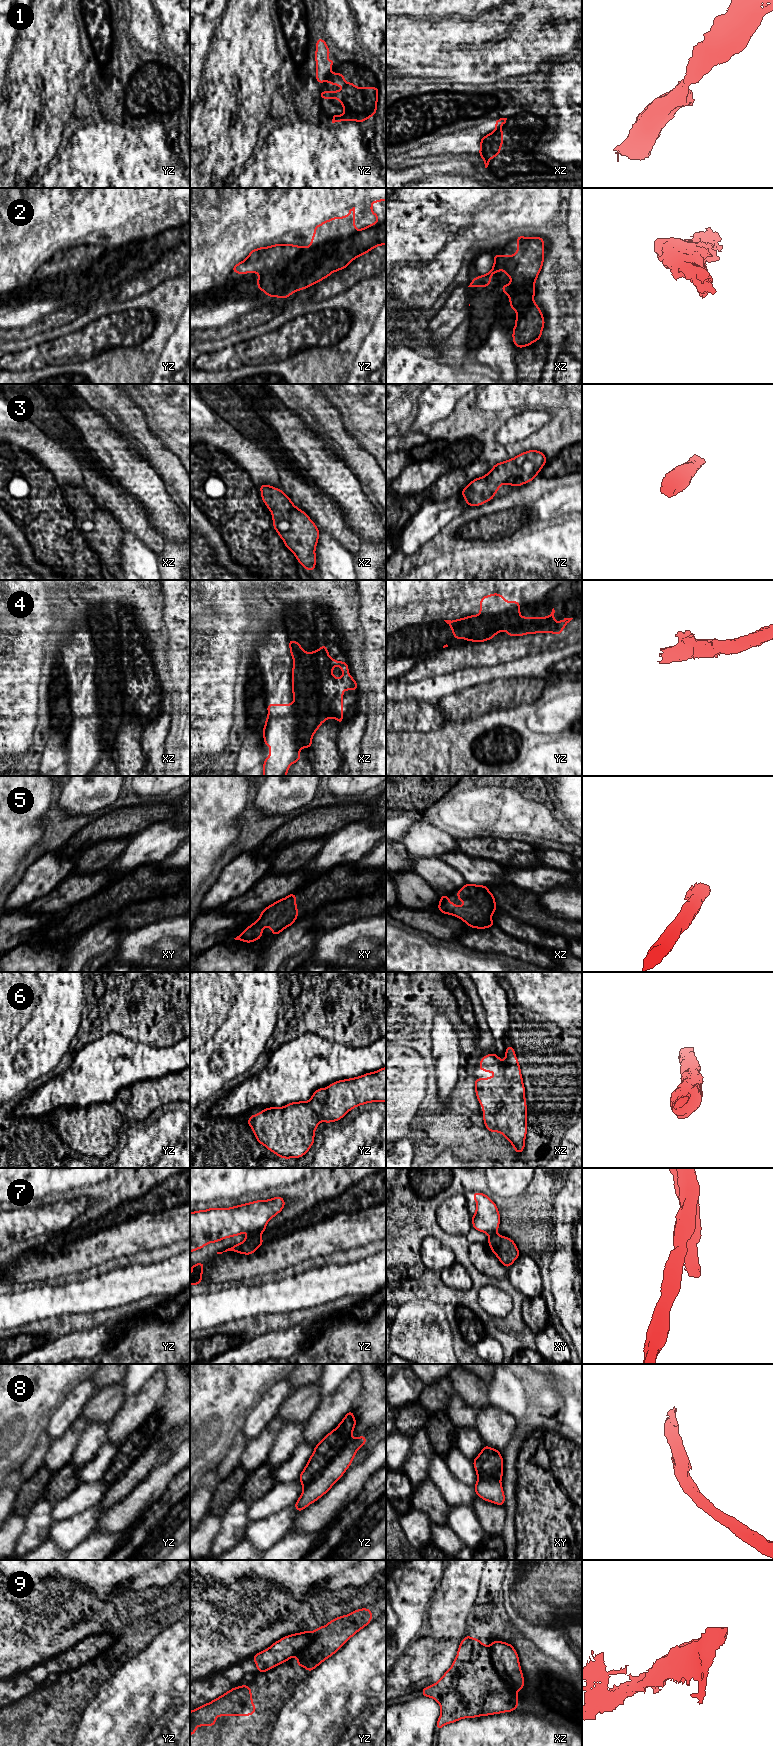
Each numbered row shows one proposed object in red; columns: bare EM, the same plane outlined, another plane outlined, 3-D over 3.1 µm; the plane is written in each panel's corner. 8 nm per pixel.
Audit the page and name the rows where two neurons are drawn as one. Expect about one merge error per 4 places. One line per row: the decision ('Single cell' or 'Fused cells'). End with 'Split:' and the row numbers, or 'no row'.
1: Fused cells
2: Fused cells
3: Single cell
4: Fused cells
5: Single cell
6: Single cell
7: Fused cells
8: Fused cells
9: Fused cells
Split: 1, 2, 4, 7, 8, 9

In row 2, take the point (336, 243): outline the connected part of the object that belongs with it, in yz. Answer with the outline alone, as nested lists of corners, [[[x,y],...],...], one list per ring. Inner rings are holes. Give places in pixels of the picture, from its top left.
[[[386,199],[370,200],[370,205],[369,212],[376,215],[378,220],[363,229],[355,229],[355,207],[353,207],[349,210],[348,215],[333,217],[315,226],[314,235],[308,247],[295,244],[274,244],[269,247],[252,249],[247,258],[237,263],[230,271],[243,275],[250,272],[259,273],[257,288],[268,297],[276,297],[277,282],[272,279],[273,274],[291,264],[300,264],[305,272],[297,275],[297,280],[300,282],[299,290],[309,288],[329,277],[333,272],[343,270],[354,259],[370,252],[373,248],[386,245]]]

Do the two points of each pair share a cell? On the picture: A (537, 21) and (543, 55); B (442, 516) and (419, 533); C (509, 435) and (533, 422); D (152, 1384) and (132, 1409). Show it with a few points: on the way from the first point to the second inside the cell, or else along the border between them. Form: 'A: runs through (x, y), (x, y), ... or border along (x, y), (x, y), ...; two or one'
A: runs through (545, 29), (550, 34), (549, 47); one
B: runs through (436, 521), (431, 521), (425, 527); one
C: runs through (515, 429), (527, 422); one
D: runs through (151, 1390), (138, 1403); one

